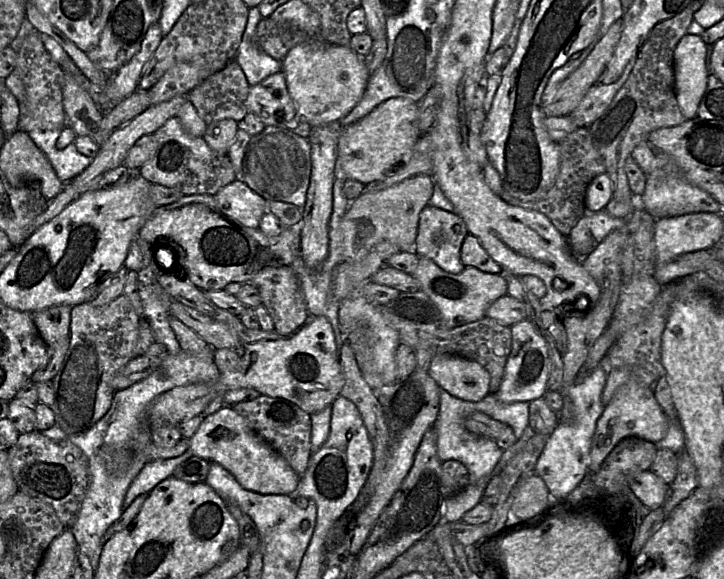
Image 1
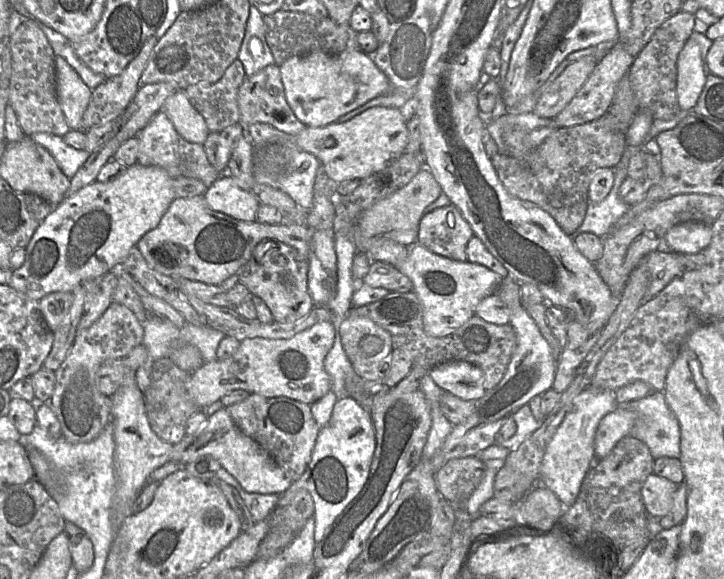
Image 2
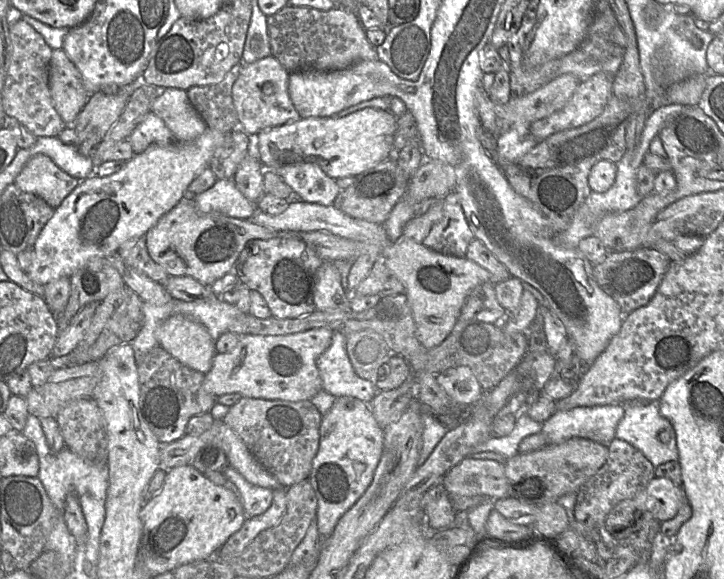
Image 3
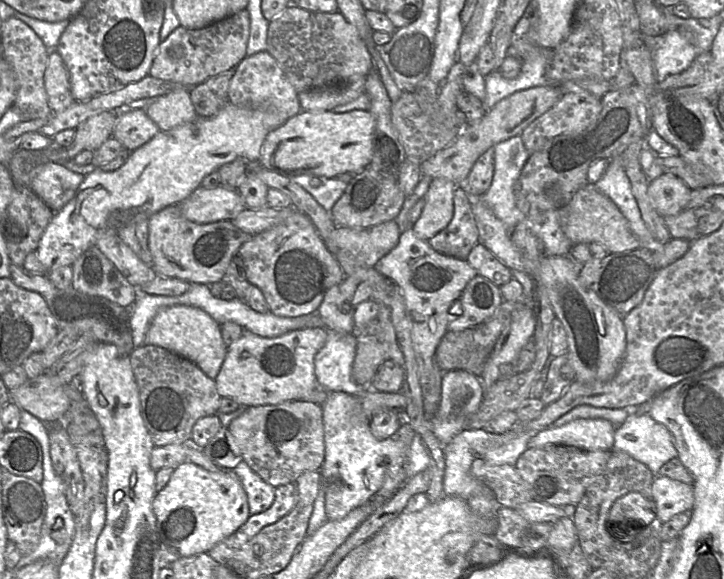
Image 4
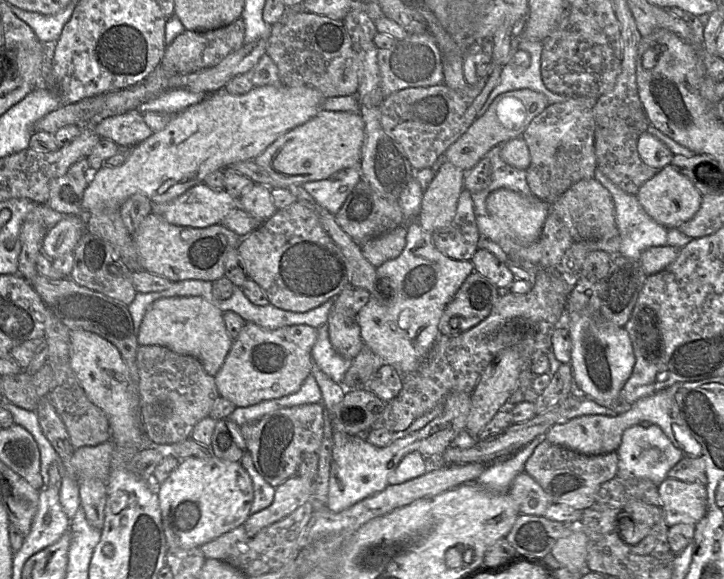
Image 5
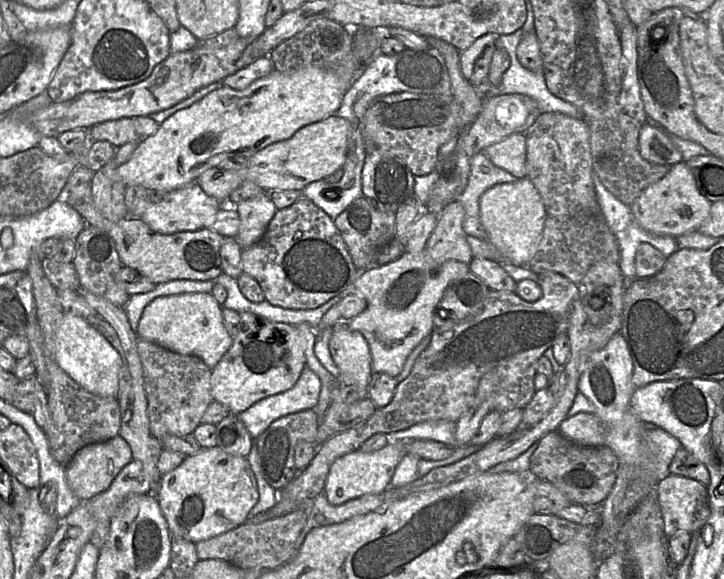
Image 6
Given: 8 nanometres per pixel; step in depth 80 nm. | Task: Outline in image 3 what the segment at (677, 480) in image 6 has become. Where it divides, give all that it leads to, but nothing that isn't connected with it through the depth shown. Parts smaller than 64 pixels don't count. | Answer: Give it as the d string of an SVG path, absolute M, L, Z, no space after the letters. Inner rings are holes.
M655 476L647 485L647 509L659 522L675 517L687 497L681 486L675 485L670 479Z

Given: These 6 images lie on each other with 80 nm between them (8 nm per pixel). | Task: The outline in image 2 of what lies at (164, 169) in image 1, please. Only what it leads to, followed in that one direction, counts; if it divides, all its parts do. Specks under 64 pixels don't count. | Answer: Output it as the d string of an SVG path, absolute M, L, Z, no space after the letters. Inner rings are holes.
M160 111L136 136L139 139L138 163L142 166L158 166L173 178L186 177L202 181L207 188L223 174L209 162L203 144L185 140L175 129L168 115Z

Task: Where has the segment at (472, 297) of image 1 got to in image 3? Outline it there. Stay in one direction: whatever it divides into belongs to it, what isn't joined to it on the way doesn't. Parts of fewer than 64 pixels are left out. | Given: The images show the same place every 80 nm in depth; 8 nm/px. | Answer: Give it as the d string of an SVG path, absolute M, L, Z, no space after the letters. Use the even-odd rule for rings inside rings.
M401 235L394 242L388 243L377 259L382 259L386 267L404 284L405 294L416 324L417 339L427 349L438 346L449 335L459 321L462 307L469 294L478 285L491 280L490 273L475 262L467 258L436 252L404 235Z

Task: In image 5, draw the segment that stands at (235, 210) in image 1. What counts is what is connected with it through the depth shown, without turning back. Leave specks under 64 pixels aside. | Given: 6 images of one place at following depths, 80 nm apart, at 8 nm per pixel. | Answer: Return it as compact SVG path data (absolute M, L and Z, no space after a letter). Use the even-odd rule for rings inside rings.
M200 183L171 201L152 203L151 213L162 216L167 222L173 225L205 228L220 224L238 206L239 201L233 198L226 190L216 191Z

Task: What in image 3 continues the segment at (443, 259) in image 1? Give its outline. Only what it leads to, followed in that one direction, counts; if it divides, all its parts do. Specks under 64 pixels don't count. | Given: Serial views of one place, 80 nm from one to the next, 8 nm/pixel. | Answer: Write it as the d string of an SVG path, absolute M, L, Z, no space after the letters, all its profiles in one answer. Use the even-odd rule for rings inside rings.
M452 191L443 198L443 216L432 226L430 233L423 240L422 244L445 255L466 258L468 246L475 238L474 234L465 217L459 196Z

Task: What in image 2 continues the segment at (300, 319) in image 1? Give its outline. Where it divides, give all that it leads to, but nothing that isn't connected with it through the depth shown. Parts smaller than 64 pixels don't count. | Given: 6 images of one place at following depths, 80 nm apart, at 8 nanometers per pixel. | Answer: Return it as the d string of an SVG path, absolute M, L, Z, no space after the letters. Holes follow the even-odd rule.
M265 240L256 245L251 257L239 269L237 274L239 282L245 285L252 295L258 296L266 303L273 315L274 321L288 324L304 318L315 306L307 285L308 269L308 255L300 260L293 247L277 240Z

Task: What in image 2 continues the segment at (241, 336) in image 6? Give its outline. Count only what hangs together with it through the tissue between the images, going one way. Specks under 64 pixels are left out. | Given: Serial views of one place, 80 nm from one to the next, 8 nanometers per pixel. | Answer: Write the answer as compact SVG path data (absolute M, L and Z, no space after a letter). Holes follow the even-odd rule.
M325 321L290 339L245 339L229 358L204 363L192 372L186 384L188 395L205 411L215 401L238 389L267 398L287 397L311 405L332 391L331 379L324 369L324 359L333 346L334 337L333 324Z

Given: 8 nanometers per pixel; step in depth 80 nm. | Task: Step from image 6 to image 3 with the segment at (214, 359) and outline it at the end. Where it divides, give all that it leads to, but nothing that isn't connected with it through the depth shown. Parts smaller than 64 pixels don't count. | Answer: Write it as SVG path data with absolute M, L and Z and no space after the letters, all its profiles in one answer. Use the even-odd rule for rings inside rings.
M182 314L169 317L156 331L159 345L182 364L206 374L217 354L207 327Z

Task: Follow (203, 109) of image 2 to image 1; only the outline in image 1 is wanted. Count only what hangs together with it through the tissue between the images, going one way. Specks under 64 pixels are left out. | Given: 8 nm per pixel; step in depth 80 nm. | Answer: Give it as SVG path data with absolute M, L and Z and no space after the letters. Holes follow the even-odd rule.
M233 60L222 71L193 88L188 93L188 98L207 125L223 119L233 119L242 123L247 114L246 100L250 87L240 64Z

